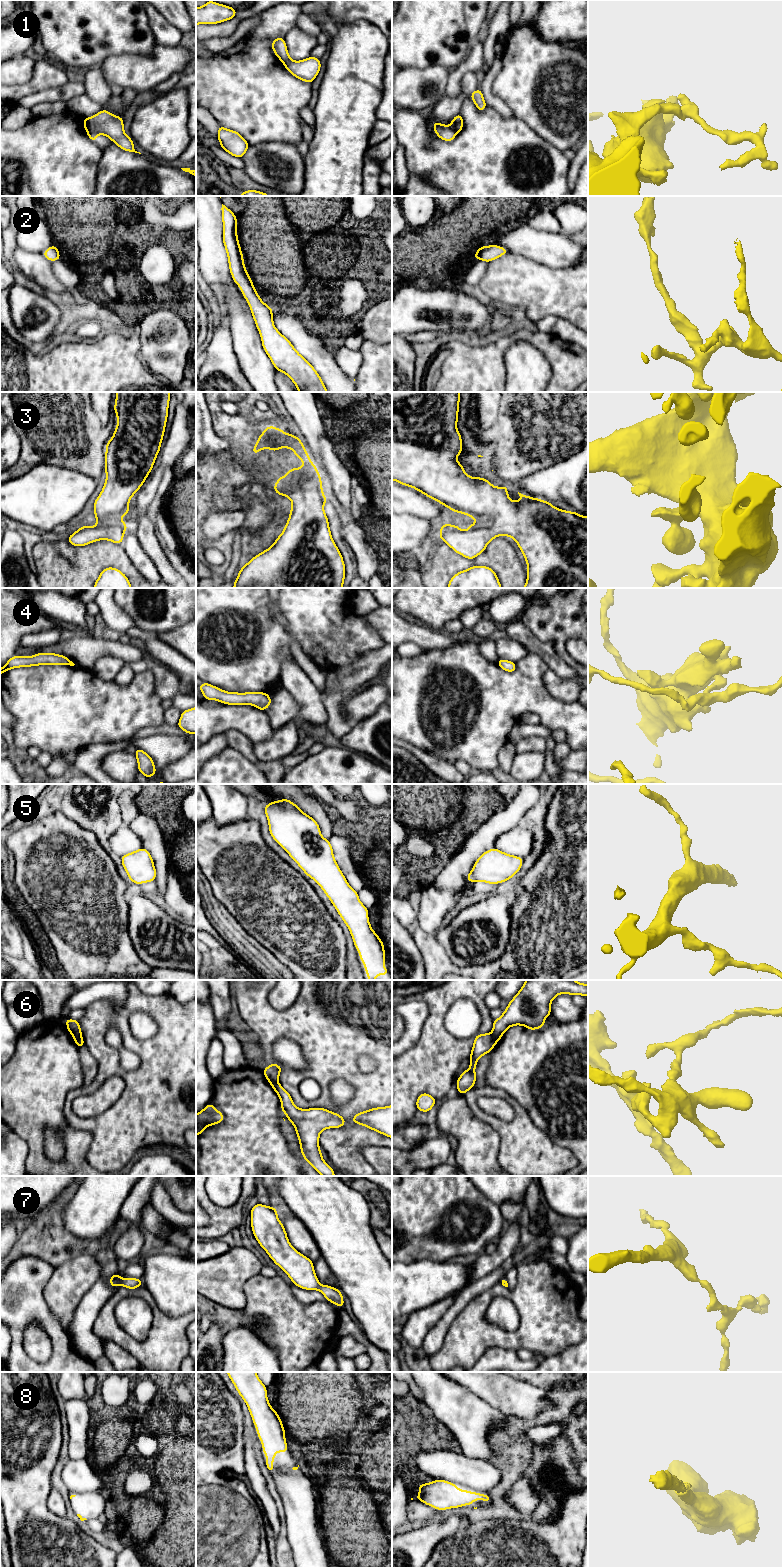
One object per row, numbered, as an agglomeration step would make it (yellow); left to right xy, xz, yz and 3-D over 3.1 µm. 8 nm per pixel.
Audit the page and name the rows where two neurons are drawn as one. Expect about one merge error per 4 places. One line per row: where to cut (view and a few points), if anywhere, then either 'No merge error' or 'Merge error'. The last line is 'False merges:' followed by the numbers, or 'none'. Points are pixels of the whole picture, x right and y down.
1: Split along xy (86, 129), (97, 134). Merge error
2: No split. No merge error
3: No split. No merge error
4: No split. No merge error
5: No split. No merge error
6: Split along xy (73, 1036), (81, 1038). Merge error
7: No split. No merge error
8: No split. No merge error
False merges: 1, 6

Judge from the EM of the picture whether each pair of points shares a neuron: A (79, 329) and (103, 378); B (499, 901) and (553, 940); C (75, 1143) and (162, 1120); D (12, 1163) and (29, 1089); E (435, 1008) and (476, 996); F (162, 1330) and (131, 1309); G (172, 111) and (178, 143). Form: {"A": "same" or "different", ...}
{"A": "different", "B": "different", "C": "different", "D": "different", "E": "same", "F": "different", "G": "same"}

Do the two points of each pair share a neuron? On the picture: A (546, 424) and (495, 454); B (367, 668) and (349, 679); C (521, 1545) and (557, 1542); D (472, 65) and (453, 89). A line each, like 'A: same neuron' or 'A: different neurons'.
A: same neuron
B: same neuron
C: same neuron
D: same neuron

